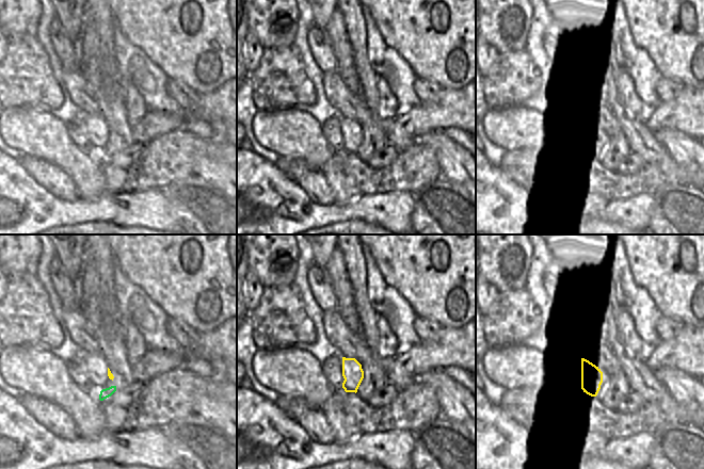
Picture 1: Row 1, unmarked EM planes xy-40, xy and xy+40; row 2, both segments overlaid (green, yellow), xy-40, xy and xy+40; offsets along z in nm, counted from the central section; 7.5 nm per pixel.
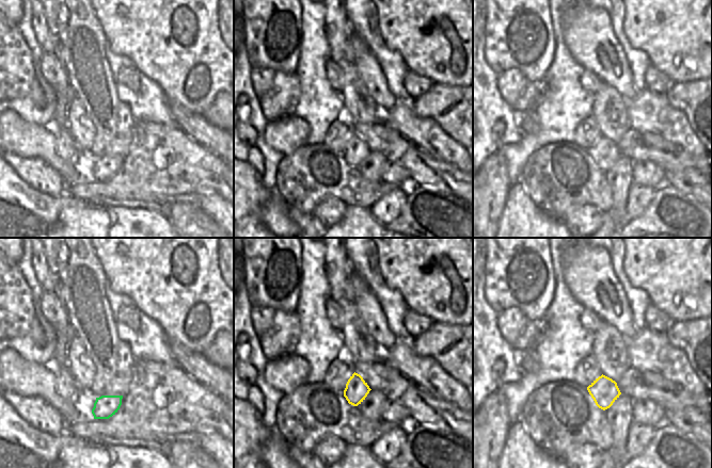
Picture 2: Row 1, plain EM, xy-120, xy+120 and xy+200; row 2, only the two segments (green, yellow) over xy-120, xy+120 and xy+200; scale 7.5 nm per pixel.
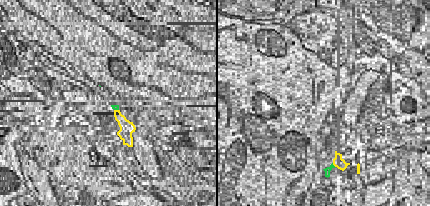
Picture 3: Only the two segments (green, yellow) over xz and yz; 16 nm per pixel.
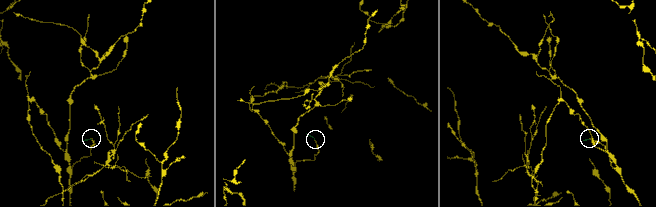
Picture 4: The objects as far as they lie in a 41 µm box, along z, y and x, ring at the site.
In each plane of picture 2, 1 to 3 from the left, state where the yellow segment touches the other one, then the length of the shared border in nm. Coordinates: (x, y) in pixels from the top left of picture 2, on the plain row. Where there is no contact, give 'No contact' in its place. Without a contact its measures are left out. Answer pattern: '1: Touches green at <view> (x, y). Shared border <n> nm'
1: No contact
2: No contact
3: No contact

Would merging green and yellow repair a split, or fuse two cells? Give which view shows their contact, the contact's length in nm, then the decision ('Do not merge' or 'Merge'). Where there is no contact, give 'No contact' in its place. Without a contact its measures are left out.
No contact. Do not merge

